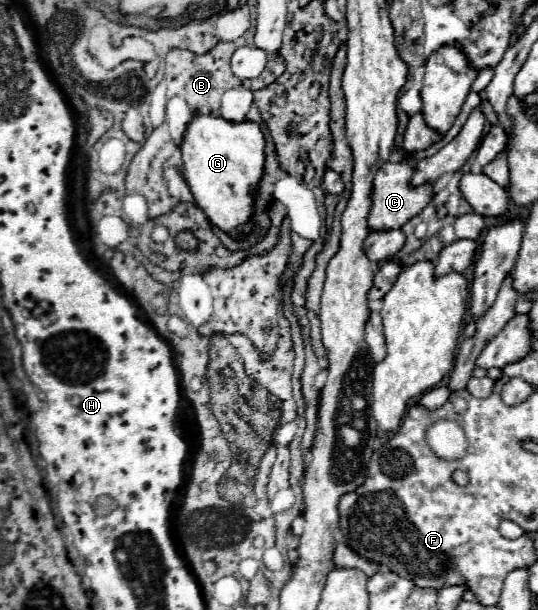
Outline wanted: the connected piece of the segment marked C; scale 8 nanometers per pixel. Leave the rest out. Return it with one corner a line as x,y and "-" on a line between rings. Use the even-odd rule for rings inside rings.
406,161
386,163
378,169
378,173
374,177
374,205
370,209
370,233
400,229
408,219
416,217
426,207
426,203
432,199
430,185
410,187
412,173
414,173
414,169

